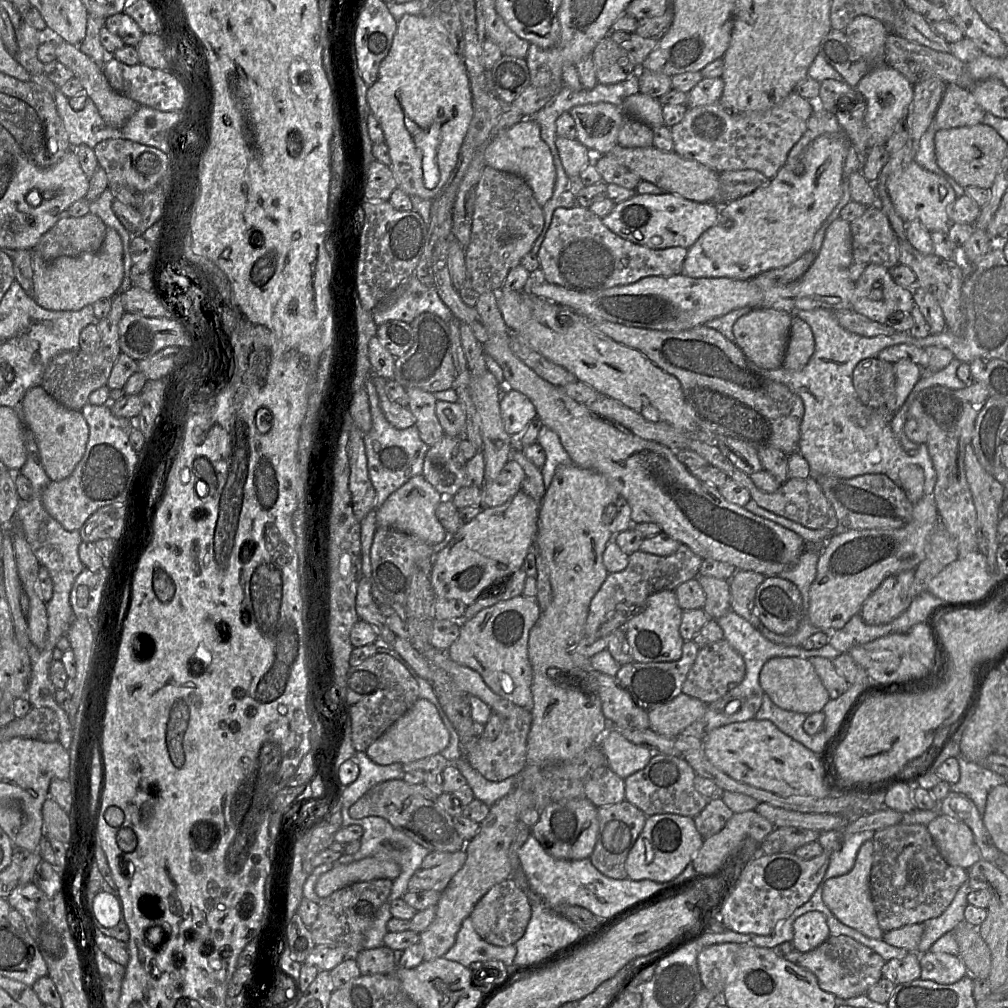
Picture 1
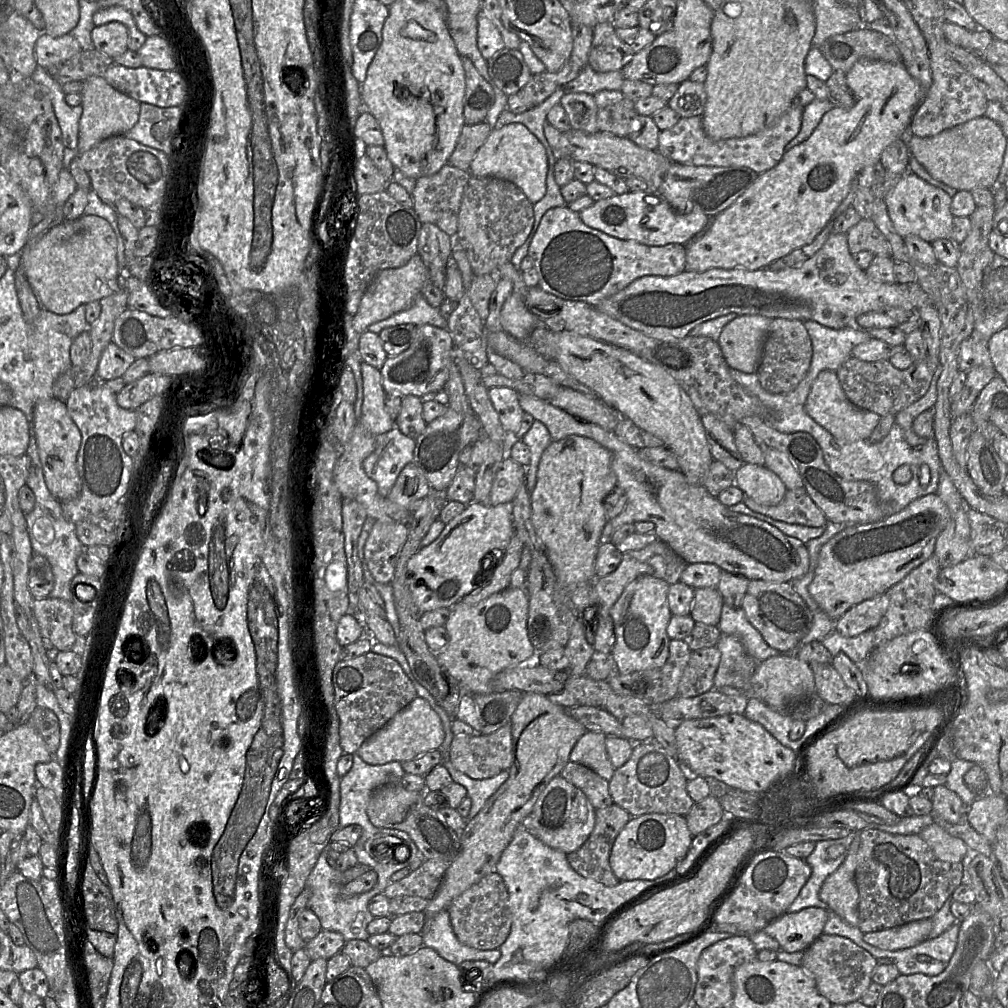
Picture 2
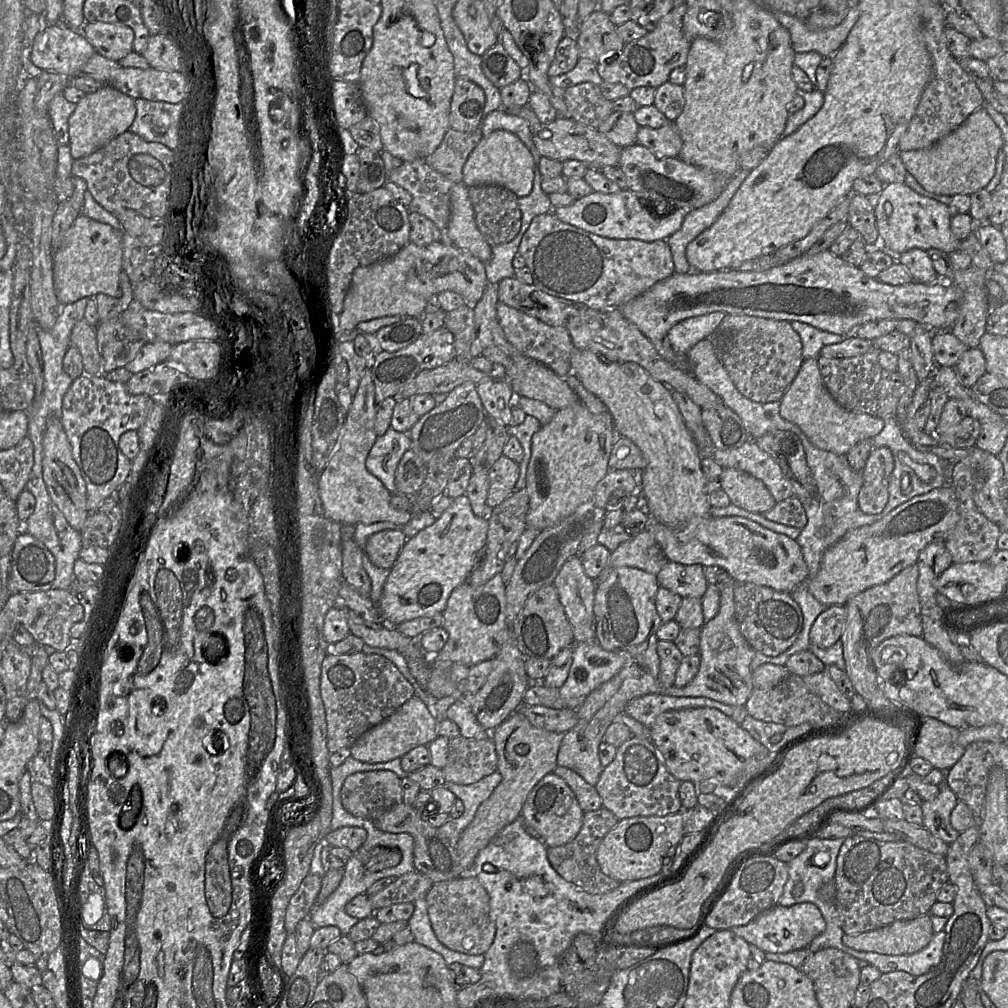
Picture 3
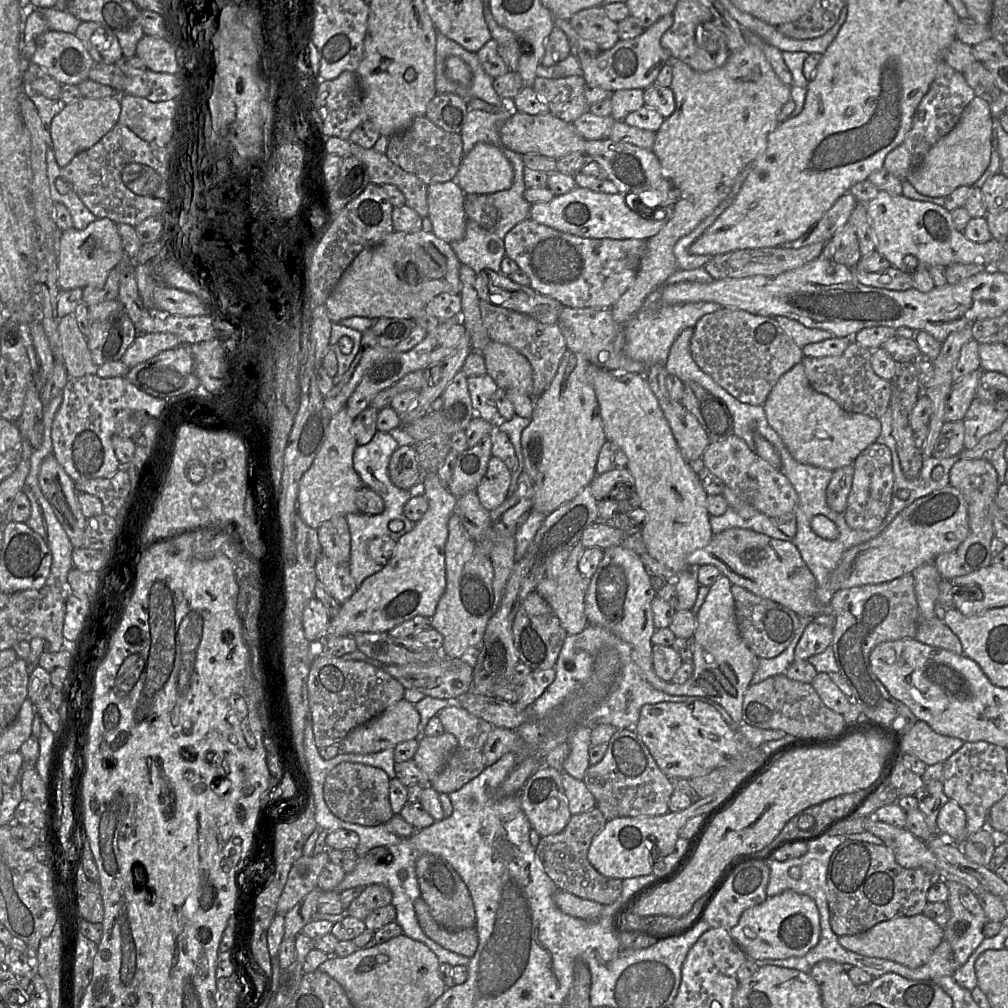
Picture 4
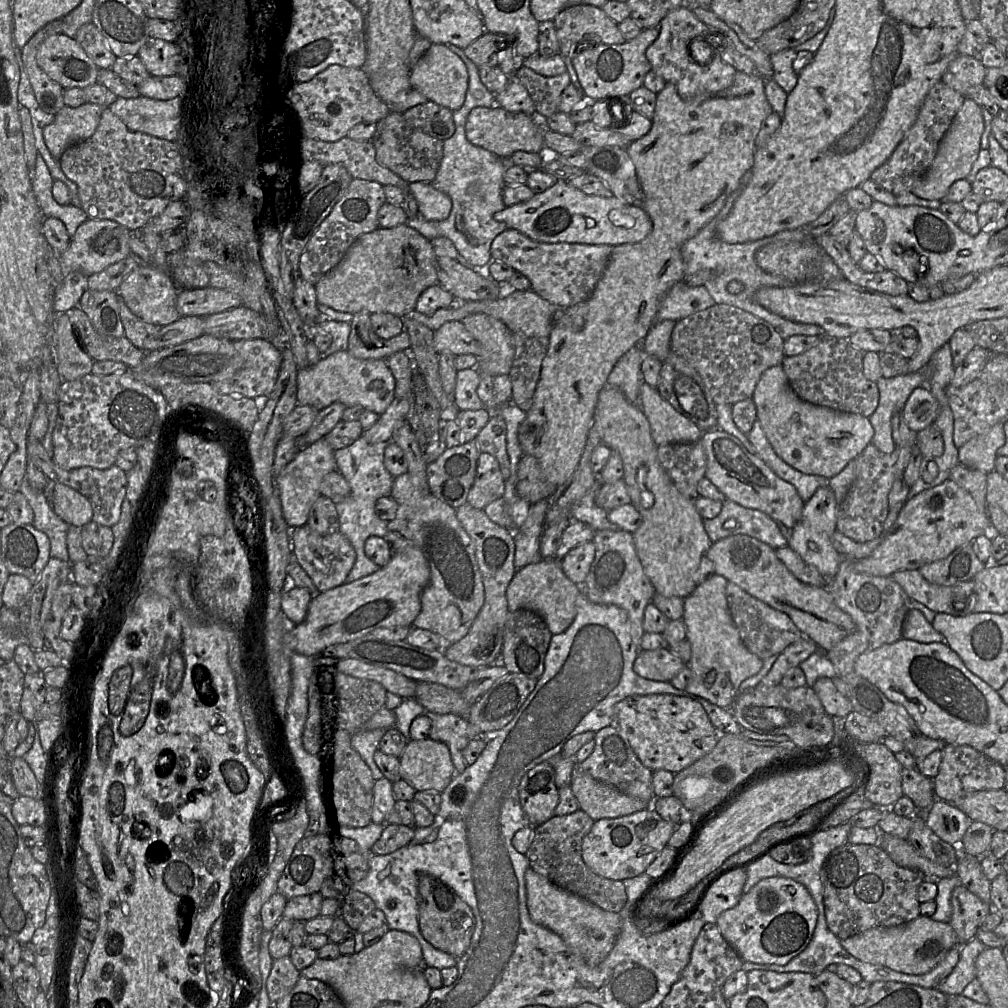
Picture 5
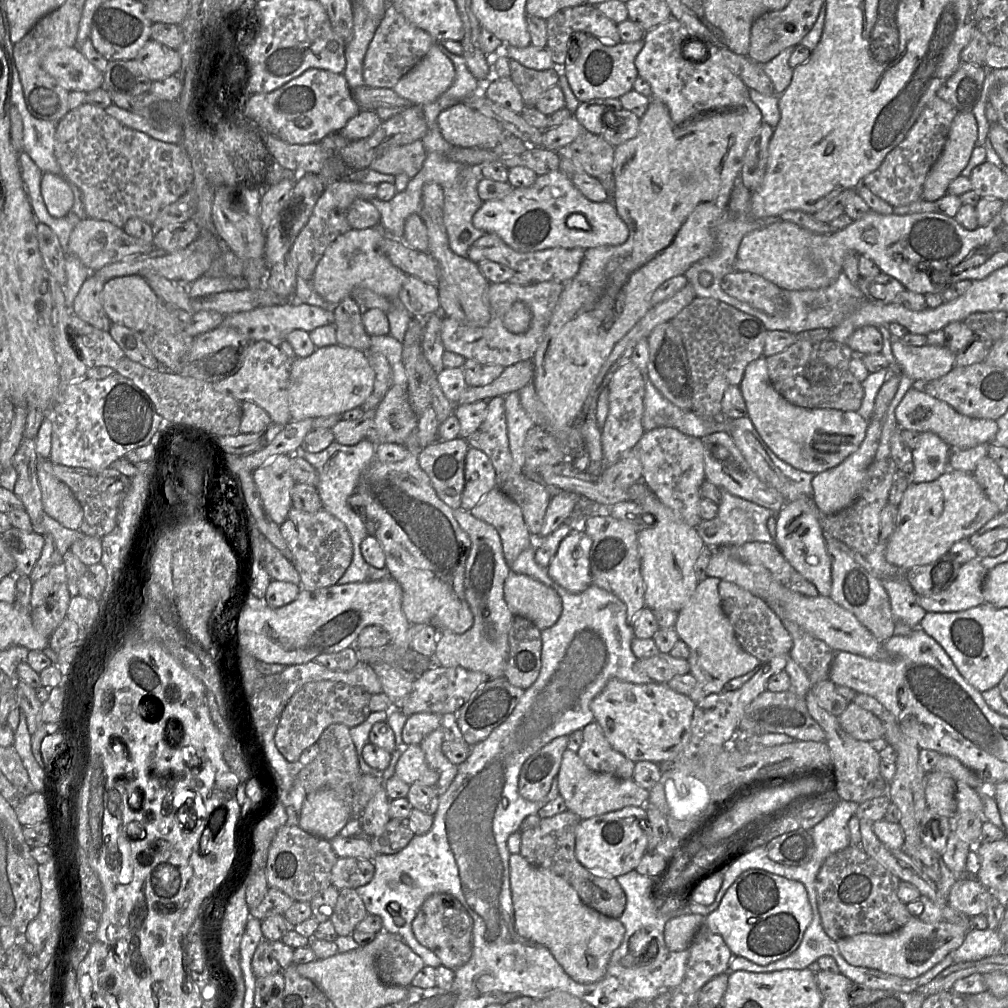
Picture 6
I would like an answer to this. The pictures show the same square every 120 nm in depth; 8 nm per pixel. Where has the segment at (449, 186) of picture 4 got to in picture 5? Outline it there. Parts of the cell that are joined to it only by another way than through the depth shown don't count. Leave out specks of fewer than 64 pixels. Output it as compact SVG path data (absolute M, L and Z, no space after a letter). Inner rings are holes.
M410 183L409 194L416 199L420 213L427 221L443 221L450 215L451 198L432 183Z

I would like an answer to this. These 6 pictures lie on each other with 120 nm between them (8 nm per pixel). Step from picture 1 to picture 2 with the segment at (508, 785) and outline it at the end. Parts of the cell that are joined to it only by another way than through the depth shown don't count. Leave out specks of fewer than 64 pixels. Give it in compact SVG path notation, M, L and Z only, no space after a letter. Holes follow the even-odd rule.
M447 759L441 764L444 764L448 769L453 782L462 785L467 790L467 797L472 801L471 809L466 818L467 821L473 819L482 810L487 800L497 792L509 777L509 772L503 771L489 779L475 780L456 770Z

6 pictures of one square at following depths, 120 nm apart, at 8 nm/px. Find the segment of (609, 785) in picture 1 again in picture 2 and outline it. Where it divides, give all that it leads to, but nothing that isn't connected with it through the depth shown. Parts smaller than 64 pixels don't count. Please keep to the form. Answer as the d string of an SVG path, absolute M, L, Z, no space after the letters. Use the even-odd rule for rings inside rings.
M568 762L560 776L579 788L596 810L614 805L609 792L609 781L590 768L579 763Z

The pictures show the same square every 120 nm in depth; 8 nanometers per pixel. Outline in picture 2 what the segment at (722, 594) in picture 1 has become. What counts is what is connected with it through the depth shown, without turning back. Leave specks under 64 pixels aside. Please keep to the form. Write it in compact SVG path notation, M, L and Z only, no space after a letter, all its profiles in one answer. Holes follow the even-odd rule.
M697 588L689 615L696 623L716 626L720 621L723 604L723 597L717 588Z

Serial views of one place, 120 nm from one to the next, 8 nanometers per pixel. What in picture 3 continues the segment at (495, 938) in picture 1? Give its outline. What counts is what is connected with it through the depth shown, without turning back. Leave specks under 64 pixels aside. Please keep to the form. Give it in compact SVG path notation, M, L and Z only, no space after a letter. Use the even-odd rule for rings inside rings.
M475 876L434 883L425 900L432 929L444 946L468 955L484 955L488 951L496 926L490 919L489 895Z

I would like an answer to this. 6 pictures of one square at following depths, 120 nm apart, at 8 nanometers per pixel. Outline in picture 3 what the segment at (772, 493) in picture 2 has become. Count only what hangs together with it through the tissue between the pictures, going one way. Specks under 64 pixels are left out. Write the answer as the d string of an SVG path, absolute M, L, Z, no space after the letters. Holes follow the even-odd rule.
M725 468L722 489L733 505L749 512L762 514L776 505L765 484L751 474L736 468Z

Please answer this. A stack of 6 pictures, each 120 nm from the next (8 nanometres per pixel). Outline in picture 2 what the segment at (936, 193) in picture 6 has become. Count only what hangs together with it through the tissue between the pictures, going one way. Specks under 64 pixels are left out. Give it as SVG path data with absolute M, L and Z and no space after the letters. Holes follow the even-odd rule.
M985 116L970 120L935 136L917 137L907 135L907 146L925 170L936 180L956 189L994 189L1003 163L1007 138L1001 127Z

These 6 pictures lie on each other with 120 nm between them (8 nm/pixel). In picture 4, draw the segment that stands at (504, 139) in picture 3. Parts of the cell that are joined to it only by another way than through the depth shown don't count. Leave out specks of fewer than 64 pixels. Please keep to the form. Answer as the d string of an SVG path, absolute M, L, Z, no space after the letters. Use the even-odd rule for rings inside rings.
M479 143L463 157L453 181L466 194L491 194L509 189L513 178L513 167L502 149Z

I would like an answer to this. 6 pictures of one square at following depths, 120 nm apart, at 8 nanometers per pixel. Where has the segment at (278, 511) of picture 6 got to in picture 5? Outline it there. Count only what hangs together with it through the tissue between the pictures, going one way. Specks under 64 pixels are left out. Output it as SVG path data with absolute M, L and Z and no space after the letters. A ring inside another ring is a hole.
M324 438L305 446L275 478L275 485L280 493L282 512L284 519L290 527L305 526L311 507L322 496L321 486L324 477L337 472L337 464L334 451Z

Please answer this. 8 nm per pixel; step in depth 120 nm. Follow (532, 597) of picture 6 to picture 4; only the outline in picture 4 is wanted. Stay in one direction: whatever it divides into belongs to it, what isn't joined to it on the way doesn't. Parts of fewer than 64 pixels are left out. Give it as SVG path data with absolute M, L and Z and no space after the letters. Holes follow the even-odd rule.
M578 543L570 551L557 580L551 580L546 576L535 588L535 591L551 606L568 635L579 634L588 625L585 612L588 580L578 569L578 562L585 549Z

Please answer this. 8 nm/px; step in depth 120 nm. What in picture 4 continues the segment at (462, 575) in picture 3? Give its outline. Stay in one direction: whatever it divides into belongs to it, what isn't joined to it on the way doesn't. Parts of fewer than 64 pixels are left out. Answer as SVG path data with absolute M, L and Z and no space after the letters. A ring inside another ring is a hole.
M423 473L420 487L415 492L421 492L426 497L427 511L412 530L396 541L388 563L379 572L364 579L354 594L341 604L337 614L331 618L323 640L354 635L357 632L388 632L415 616L431 618L435 613L439 599L446 589L445 544L448 537L448 521L457 512L458 498L443 485L438 473Z

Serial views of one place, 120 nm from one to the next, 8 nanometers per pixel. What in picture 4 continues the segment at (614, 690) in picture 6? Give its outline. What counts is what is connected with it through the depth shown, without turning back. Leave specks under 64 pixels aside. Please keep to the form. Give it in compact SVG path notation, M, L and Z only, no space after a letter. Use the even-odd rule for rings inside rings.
M701 701L646 704L634 731L670 779L689 780L706 775L731 763L738 752L735 732L712 705Z

